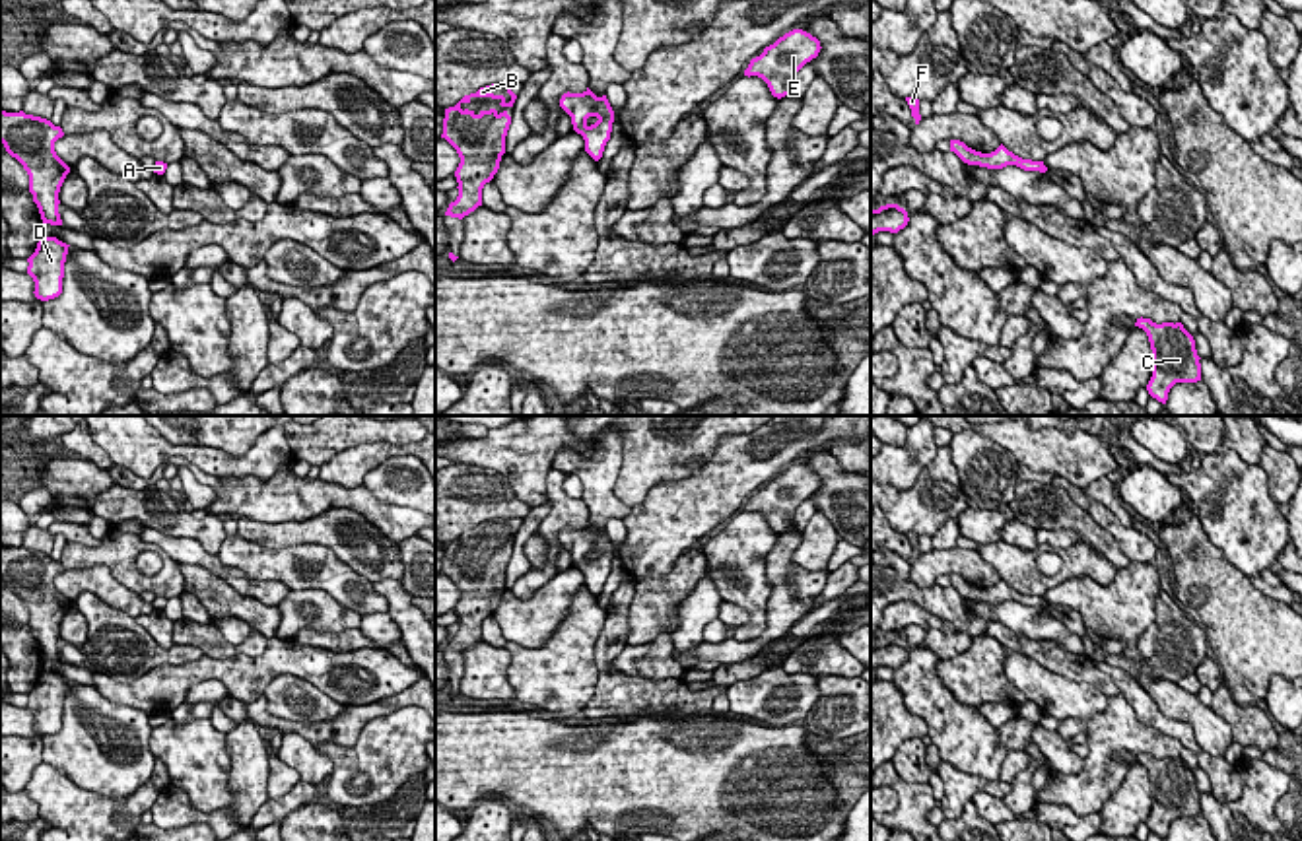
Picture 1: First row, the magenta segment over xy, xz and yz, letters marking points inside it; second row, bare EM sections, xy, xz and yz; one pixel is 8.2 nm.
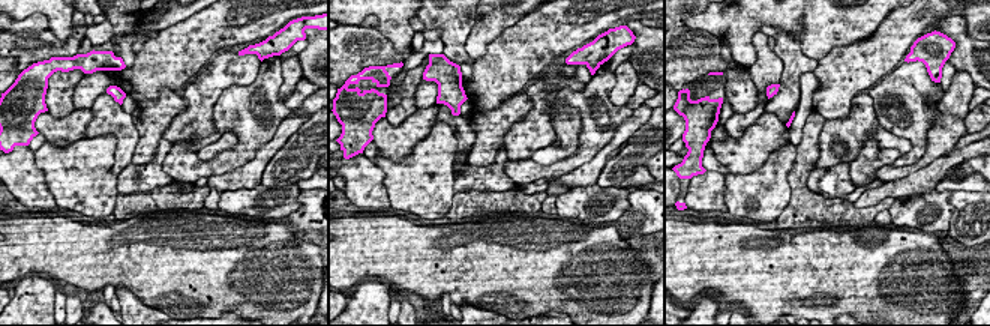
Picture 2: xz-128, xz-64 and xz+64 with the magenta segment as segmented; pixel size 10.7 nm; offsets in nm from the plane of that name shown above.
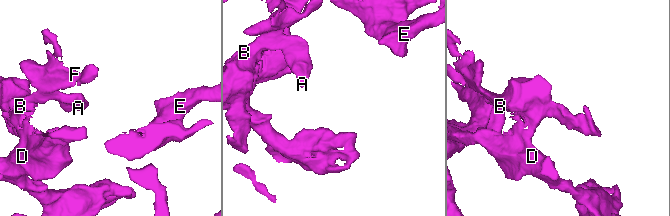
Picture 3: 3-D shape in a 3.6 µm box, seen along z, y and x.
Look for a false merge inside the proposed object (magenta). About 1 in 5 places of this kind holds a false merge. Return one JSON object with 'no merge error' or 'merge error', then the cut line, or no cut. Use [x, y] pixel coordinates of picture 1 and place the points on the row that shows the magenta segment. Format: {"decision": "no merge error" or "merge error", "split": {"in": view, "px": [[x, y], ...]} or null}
{"decision": "no merge error", "split": null}

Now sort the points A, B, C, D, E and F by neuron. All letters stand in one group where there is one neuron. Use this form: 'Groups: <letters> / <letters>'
Groups: A B C D E F

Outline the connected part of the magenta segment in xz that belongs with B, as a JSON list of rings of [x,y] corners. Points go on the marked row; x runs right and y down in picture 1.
[[[492,84],[476,93],[464,95],[455,107],[445,109],[443,134],[459,153],[461,163],[455,171],[459,196],[449,204],[445,216],[463,219],[482,206],[482,188],[494,179],[505,153],[505,136],[511,124],[507,111],[480,111],[478,115],[461,109],[472,97],[499,99],[501,107],[513,107],[517,95],[509,84]]]

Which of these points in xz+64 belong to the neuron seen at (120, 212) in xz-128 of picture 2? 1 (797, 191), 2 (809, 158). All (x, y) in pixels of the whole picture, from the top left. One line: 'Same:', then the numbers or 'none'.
Same: 1, 2

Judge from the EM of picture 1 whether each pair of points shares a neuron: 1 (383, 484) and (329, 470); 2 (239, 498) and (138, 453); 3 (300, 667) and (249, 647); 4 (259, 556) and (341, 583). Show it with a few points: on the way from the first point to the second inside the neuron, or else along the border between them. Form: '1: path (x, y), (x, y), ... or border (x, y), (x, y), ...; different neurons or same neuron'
1: border (403, 453), (383, 459), (366, 474), (362, 484); different neurons
2: border (220, 476), (257, 476), (265, 482); different neurons
3: border (269, 639), (259, 655), (218, 659); different neurons
4: path (278, 564), (304, 583), (321, 581); same neuron

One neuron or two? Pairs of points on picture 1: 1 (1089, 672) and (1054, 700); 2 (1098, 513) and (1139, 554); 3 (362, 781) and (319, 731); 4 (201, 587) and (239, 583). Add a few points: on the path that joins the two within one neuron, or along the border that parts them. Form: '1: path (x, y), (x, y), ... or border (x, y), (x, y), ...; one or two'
1: border (1036, 661), (1067, 678), (1093, 682), (1108, 698); two
2: path (1108, 523), (1131, 544); one
3: border (370, 721), (350, 746), (331, 742), (315, 746); two
4: border (187, 564), (206, 568), (239, 593), (269, 606); two

